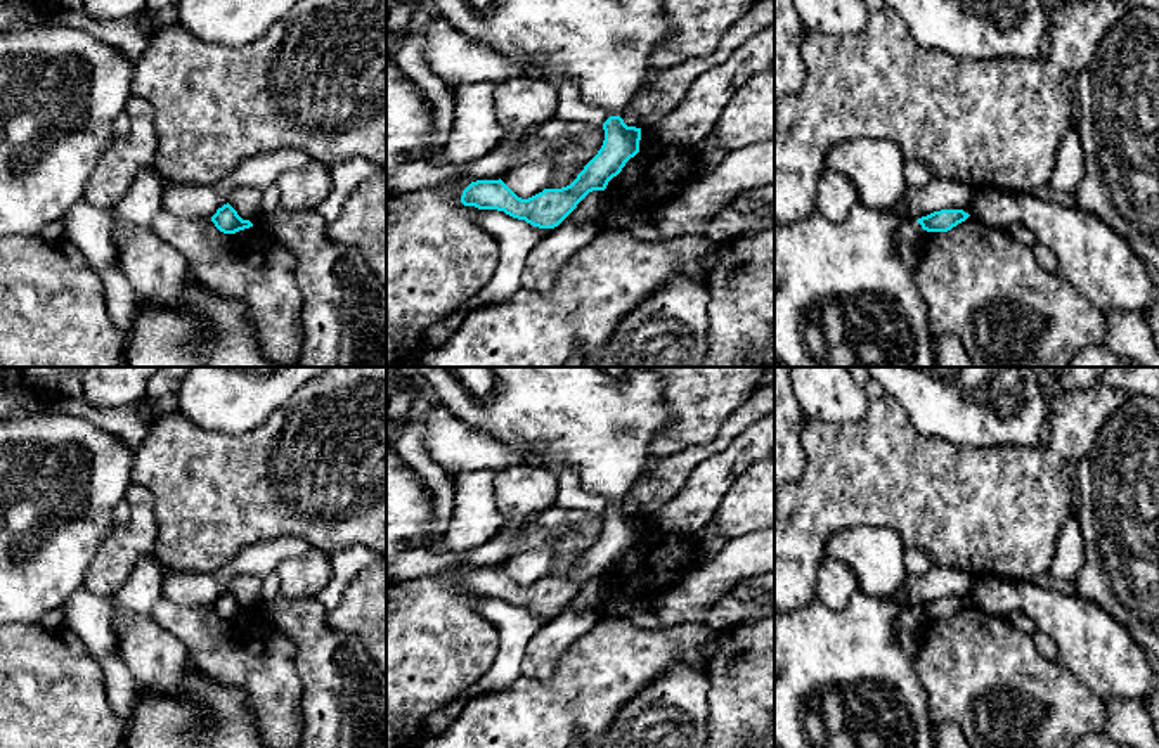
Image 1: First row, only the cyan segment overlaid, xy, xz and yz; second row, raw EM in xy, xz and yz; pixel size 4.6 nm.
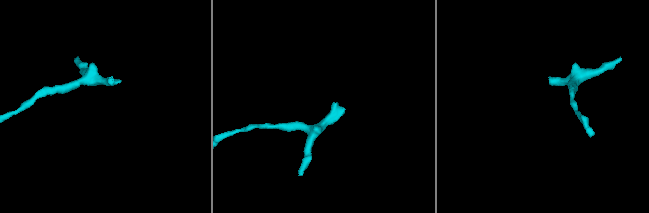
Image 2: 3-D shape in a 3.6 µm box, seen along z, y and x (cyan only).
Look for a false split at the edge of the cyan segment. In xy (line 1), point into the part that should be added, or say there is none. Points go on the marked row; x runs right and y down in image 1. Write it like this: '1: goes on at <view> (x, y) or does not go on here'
1: does not go on here

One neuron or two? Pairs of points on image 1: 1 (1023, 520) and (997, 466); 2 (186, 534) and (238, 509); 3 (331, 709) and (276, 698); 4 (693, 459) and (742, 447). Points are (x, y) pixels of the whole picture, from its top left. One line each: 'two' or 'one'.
1: one
2: one
3: two
4: two

